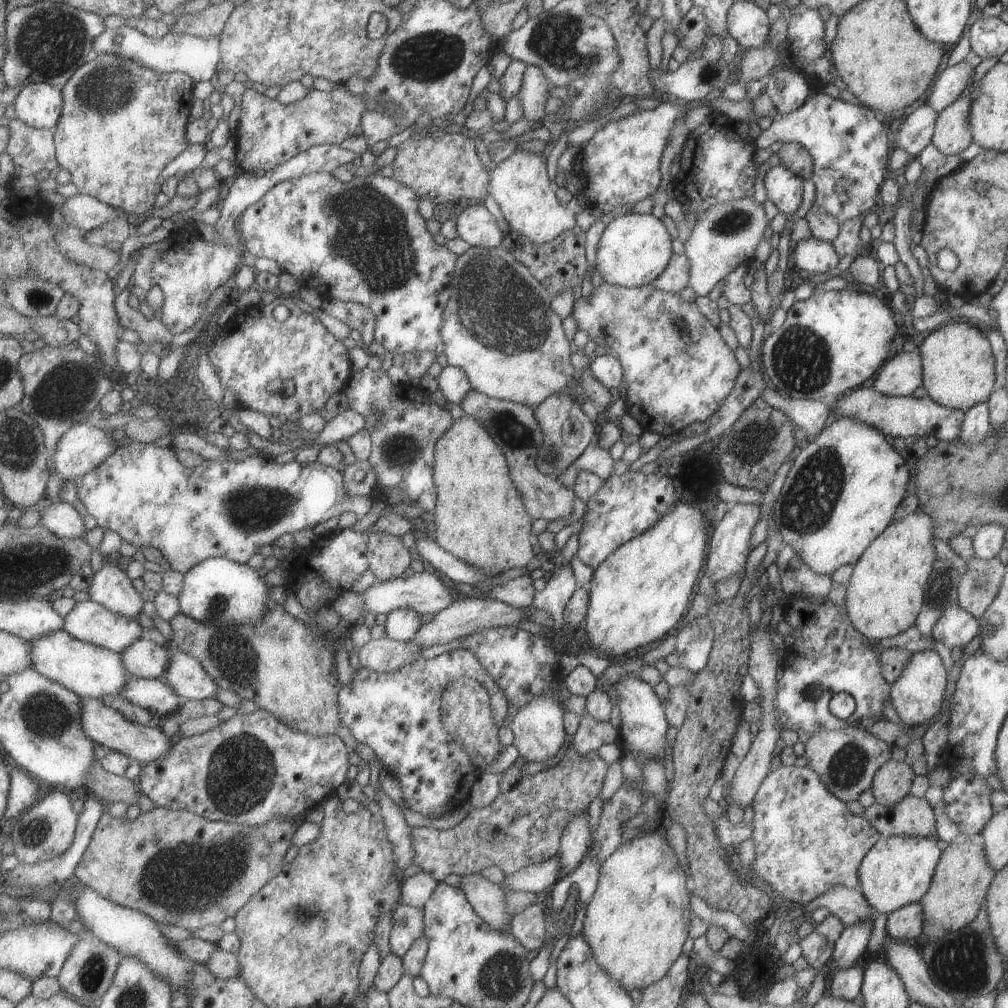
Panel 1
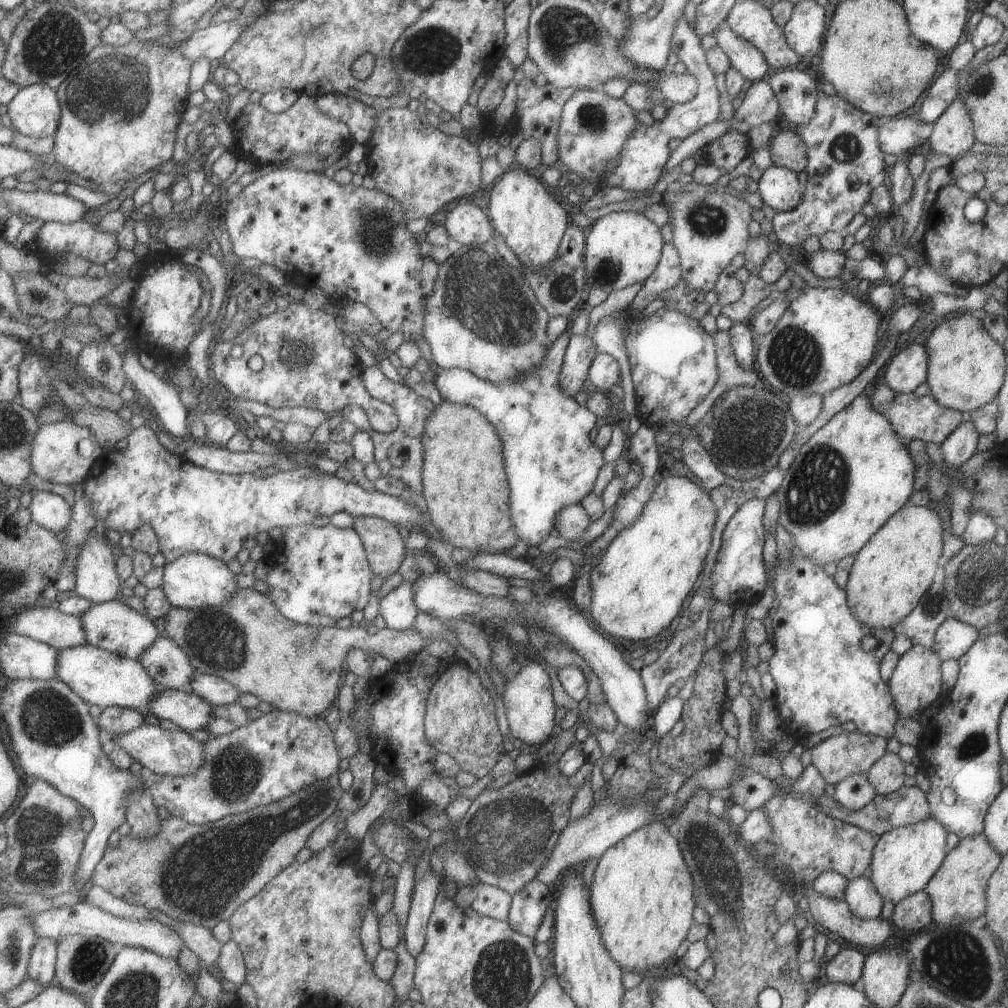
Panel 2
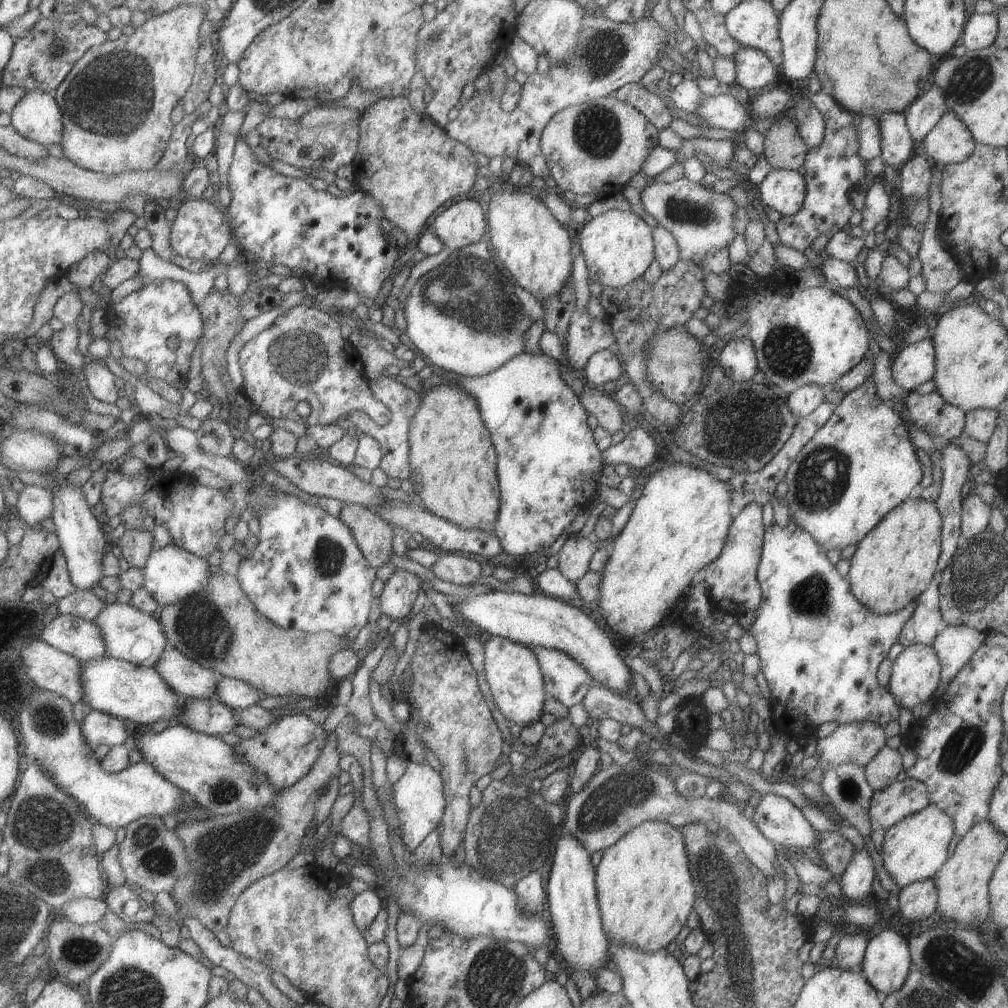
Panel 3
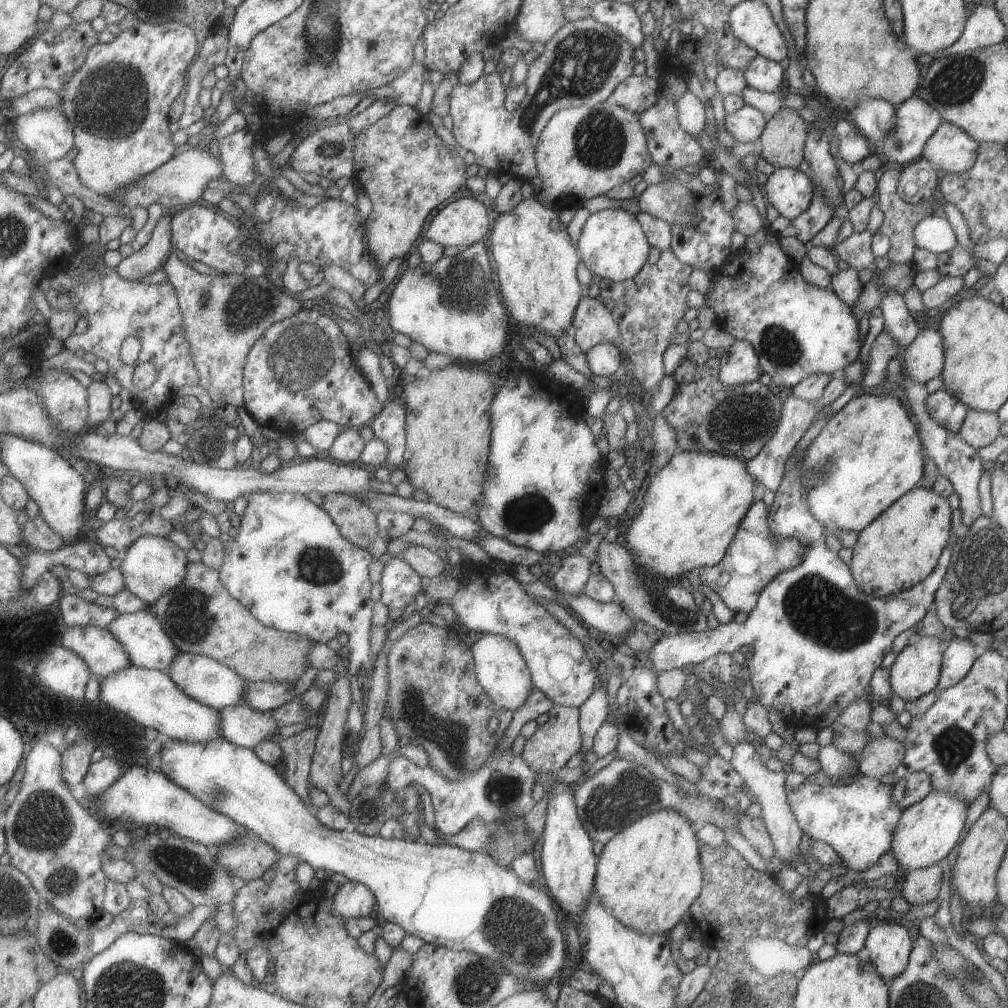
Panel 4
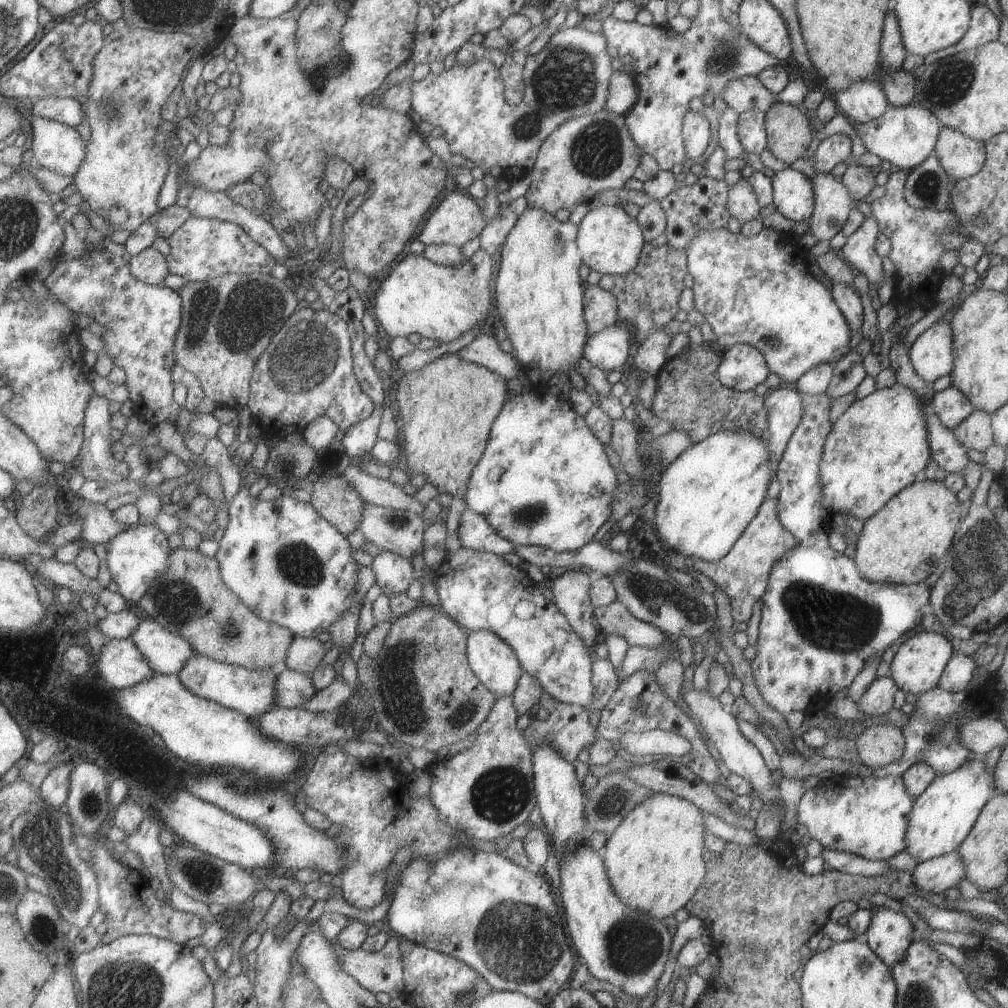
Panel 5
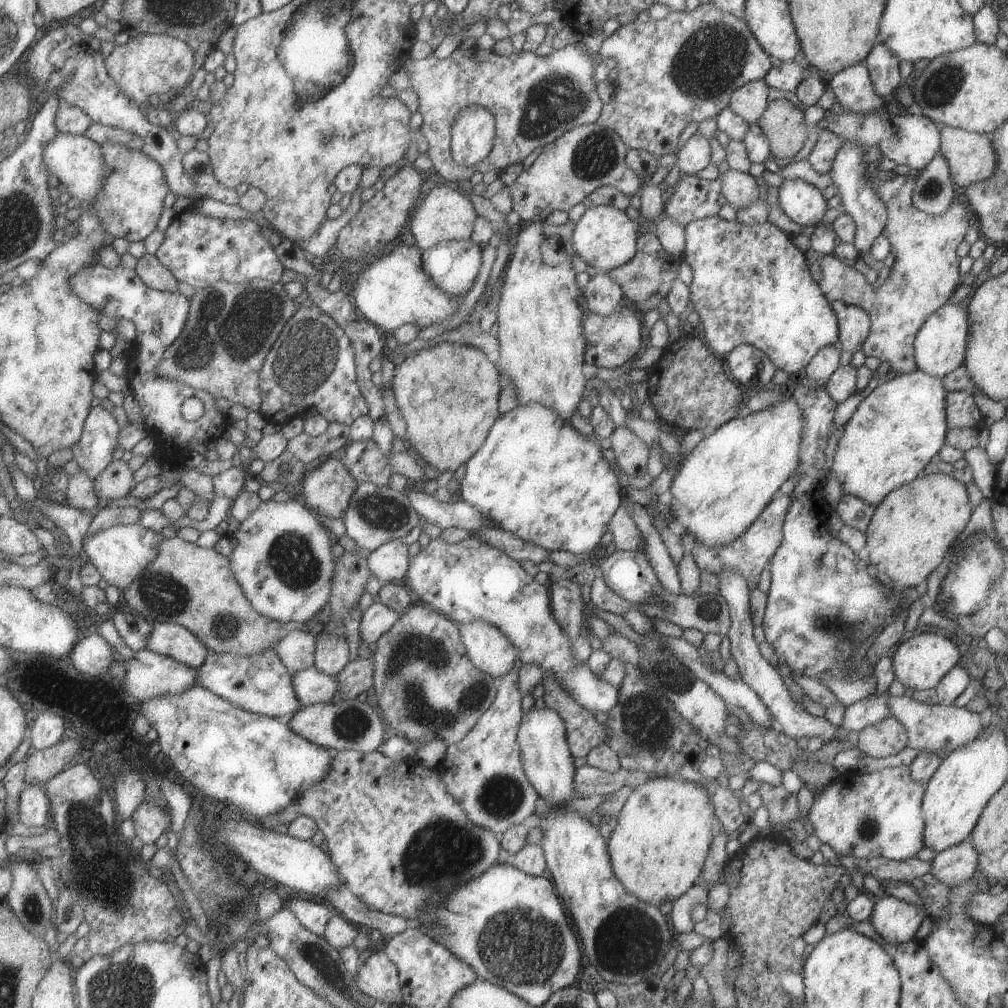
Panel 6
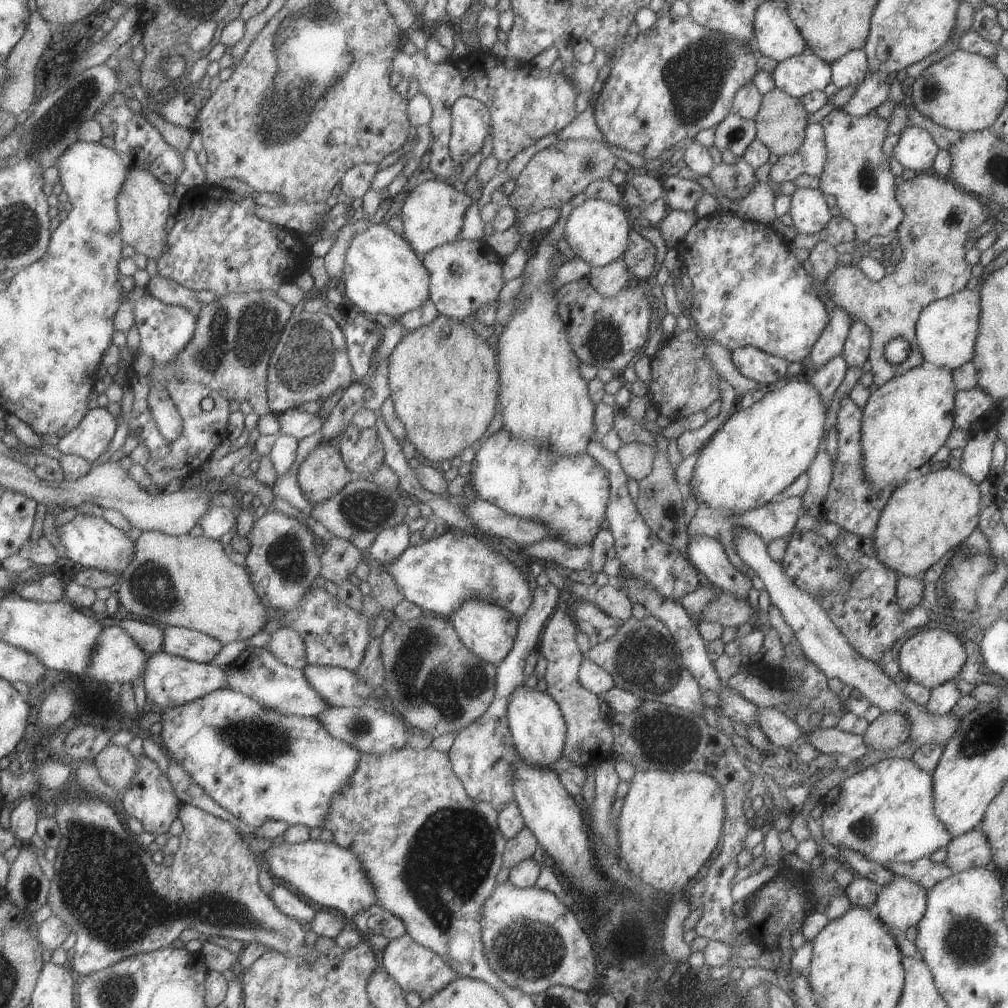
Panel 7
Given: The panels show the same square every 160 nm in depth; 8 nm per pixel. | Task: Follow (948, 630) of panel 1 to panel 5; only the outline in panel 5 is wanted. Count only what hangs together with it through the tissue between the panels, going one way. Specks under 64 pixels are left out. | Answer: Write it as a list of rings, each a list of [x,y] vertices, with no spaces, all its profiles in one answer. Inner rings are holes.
[[[953,652],[939,677],[937,686],[952,693],[964,690],[966,684],[973,678],[976,666],[970,656]]]

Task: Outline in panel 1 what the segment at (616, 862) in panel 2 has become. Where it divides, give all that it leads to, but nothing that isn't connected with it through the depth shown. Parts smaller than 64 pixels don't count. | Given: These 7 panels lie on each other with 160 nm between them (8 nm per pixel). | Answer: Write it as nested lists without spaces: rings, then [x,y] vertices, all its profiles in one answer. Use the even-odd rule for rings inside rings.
[[[659,829],[657,832],[649,832],[635,836],[631,841],[620,844],[610,855],[600,864],[600,871],[597,886],[591,900],[586,904],[585,913],[582,920],[582,937],[589,945],[589,950],[595,959],[595,962],[605,971],[605,974],[613,979],[629,995],[631,990],[638,988],[642,991],[650,984],[658,981],[669,970],[674,960],[681,954],[681,946],[688,937],[688,924],[693,914],[689,909],[690,885],[689,878],[685,876],[683,870],[679,867],[677,858],[673,849],[664,838],[664,834]]]

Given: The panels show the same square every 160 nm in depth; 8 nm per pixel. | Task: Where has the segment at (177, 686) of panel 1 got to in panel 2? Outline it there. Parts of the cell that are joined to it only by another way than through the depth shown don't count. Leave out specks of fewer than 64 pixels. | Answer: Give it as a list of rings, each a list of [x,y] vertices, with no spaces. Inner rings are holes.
[[[195,671],[191,688],[202,699],[209,701],[212,706],[227,706],[237,703],[240,697],[239,689],[224,678],[215,675],[206,675]]]

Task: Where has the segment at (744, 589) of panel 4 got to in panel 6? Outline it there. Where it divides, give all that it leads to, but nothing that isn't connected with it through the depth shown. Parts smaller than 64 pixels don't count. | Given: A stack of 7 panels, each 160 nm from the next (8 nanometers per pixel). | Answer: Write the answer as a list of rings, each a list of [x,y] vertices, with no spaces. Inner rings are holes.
[[[777,494],[765,505],[765,508],[755,517],[755,520],[741,533],[731,544],[724,547],[707,548],[699,544],[693,537],[681,536],[682,548],[685,553],[691,555],[697,568],[700,571],[721,575],[724,568],[735,573],[739,573],[746,582],[749,592],[757,588],[759,574],[763,568],[767,568],[769,559],[782,541],[782,526],[785,513],[788,511],[790,503],[789,495]]]

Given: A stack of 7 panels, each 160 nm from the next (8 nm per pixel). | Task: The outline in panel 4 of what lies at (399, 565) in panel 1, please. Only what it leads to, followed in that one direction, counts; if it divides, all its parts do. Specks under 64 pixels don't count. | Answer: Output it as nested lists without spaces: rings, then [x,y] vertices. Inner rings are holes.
[[[329,493],[323,508],[337,521],[341,533],[359,548],[369,548],[381,536],[376,512],[355,495]]]

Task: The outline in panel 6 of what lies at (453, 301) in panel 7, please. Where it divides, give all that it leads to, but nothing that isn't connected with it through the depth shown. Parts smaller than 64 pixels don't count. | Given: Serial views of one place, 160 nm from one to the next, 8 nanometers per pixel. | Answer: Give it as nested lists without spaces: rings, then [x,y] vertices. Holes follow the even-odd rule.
[[[470,240],[437,243],[422,252],[423,267],[450,297],[463,298],[479,270],[481,251]]]

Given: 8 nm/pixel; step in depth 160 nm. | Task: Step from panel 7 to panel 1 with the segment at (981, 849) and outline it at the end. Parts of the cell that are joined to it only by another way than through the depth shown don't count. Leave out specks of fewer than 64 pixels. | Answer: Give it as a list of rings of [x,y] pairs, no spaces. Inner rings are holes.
[[[911,903],[887,915],[884,932],[897,941],[917,938],[924,931],[923,922],[920,904]]]

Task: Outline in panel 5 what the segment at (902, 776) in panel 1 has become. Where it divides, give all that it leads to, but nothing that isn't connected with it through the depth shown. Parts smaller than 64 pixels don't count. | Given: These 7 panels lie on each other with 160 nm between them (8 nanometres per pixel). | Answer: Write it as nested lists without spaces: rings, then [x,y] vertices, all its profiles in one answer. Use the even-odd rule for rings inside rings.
[[[892,724],[865,727],[856,740],[860,761],[871,769],[894,763],[903,756],[904,729]]]

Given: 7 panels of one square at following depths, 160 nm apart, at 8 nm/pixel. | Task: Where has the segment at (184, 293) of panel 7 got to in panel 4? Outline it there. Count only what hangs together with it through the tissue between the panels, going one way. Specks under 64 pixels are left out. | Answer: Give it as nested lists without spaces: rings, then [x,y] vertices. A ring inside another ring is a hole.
[[[165,215],[158,220],[152,239],[141,250],[123,258],[116,266],[117,272],[128,281],[140,281],[143,276],[162,270],[167,257],[173,252],[172,218]]]

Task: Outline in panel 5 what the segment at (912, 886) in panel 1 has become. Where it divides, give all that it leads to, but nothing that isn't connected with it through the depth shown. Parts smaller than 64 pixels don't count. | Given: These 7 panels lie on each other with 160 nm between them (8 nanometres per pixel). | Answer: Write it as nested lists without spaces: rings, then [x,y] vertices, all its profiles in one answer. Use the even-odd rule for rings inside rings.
[[[974,756],[953,772],[935,777],[913,801],[905,829],[904,849],[918,863],[956,851],[969,834],[985,801],[996,792],[993,775],[985,770],[981,759],[982,756]]]

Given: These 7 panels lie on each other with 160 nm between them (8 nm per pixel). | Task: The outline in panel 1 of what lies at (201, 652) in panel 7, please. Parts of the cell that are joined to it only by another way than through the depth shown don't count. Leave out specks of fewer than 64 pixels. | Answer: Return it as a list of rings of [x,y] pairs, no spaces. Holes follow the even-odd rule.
[[[91,598],[76,604],[69,616],[64,617],[64,629],[79,640],[114,650],[123,654],[126,648],[136,640],[146,637],[147,631],[138,621],[129,620],[123,615],[118,615],[104,604]]]

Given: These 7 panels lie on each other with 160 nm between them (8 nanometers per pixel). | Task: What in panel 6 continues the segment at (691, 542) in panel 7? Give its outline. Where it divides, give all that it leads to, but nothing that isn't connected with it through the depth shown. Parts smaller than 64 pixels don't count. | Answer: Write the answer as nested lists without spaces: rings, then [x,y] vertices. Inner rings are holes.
[[[724,568],[724,572],[718,576],[718,594],[721,595],[728,606],[730,620],[726,636],[729,642],[730,654],[738,666],[740,680],[743,681],[760,698],[772,715],[773,722],[781,732],[788,737],[798,739],[801,737],[821,737],[823,742],[835,739],[834,727],[824,717],[814,717],[807,713],[802,706],[798,706],[789,696],[777,668],[767,663],[759,653],[757,643],[752,635],[751,616],[749,615],[749,590],[744,578],[737,572]]]

